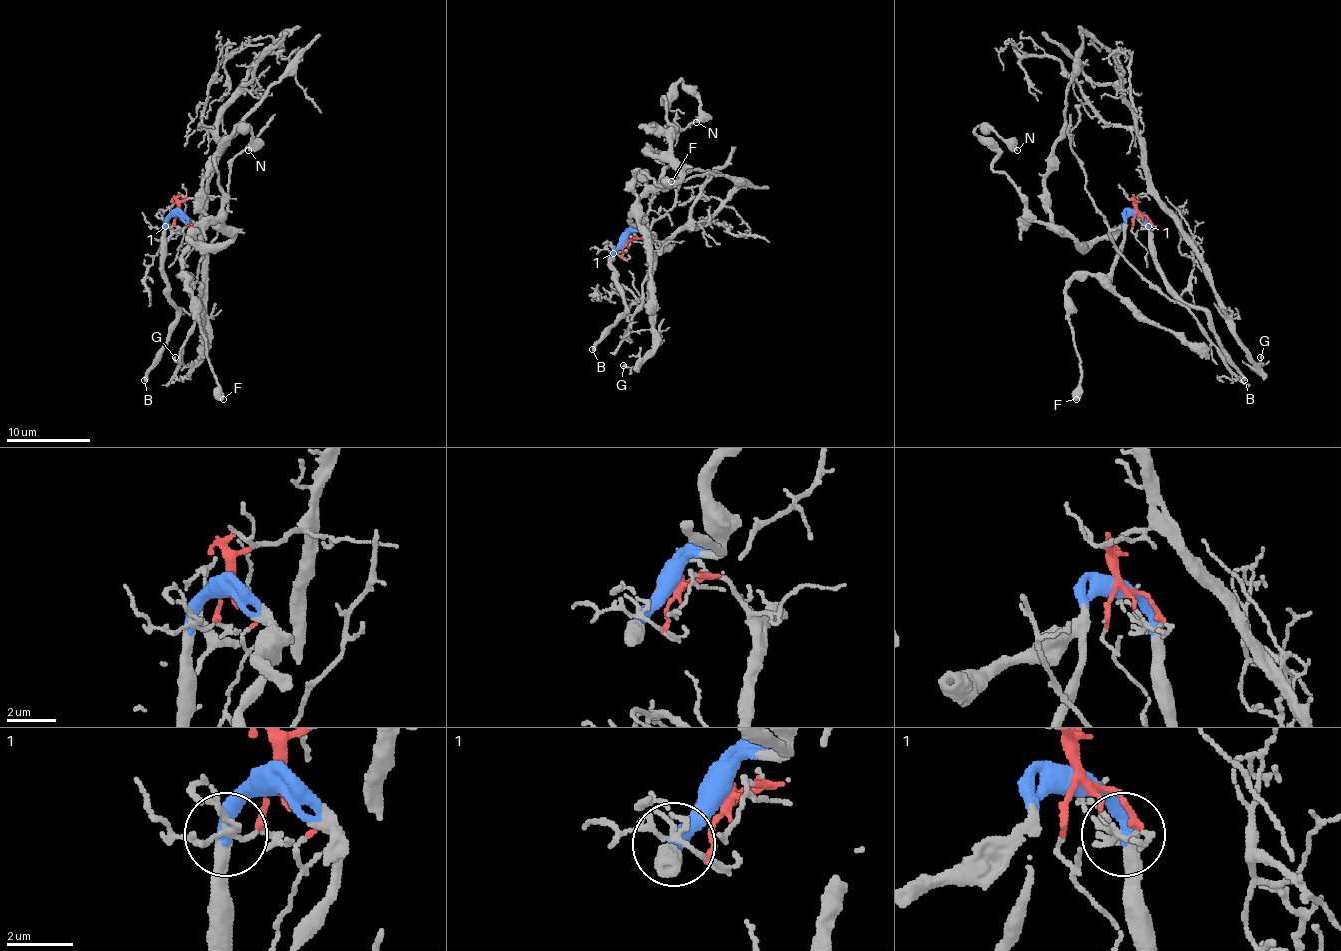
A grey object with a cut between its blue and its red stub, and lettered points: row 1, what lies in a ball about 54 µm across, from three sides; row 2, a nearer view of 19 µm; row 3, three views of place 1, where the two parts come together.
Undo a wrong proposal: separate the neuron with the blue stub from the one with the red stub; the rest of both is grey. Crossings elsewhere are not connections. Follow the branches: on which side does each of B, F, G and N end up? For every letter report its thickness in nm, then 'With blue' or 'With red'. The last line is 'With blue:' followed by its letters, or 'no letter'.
B: Thickness 360 nm. With blue
F: Thickness 600 nm. With blue
G: Thickness 160 nm. With red
N: Thickness 480 nm. With blue
With blue: B, F, N

